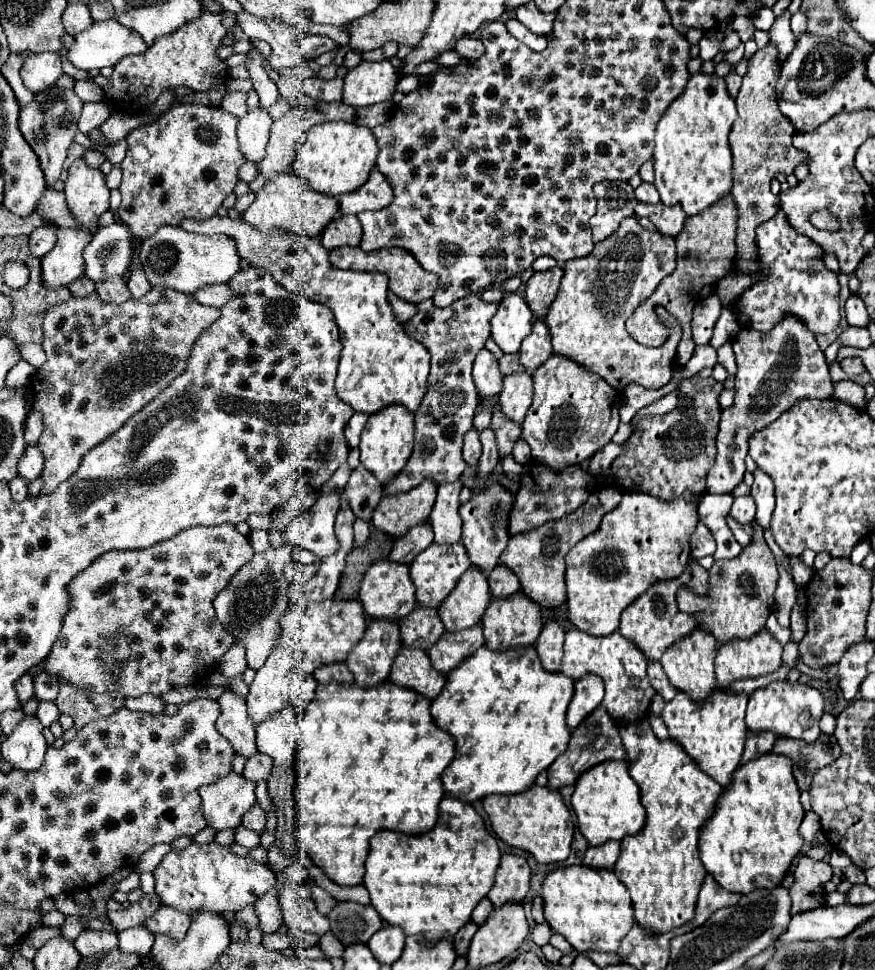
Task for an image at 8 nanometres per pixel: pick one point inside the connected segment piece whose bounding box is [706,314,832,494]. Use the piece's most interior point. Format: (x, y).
(775, 368)

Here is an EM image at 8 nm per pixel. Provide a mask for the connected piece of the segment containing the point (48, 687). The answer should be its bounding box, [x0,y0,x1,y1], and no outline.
[34,672,58,700]

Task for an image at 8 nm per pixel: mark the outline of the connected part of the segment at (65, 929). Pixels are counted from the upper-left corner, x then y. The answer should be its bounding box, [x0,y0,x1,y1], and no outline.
[61,916,82,942]

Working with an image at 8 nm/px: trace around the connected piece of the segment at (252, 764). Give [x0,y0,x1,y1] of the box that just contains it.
[242,752,272,782]

